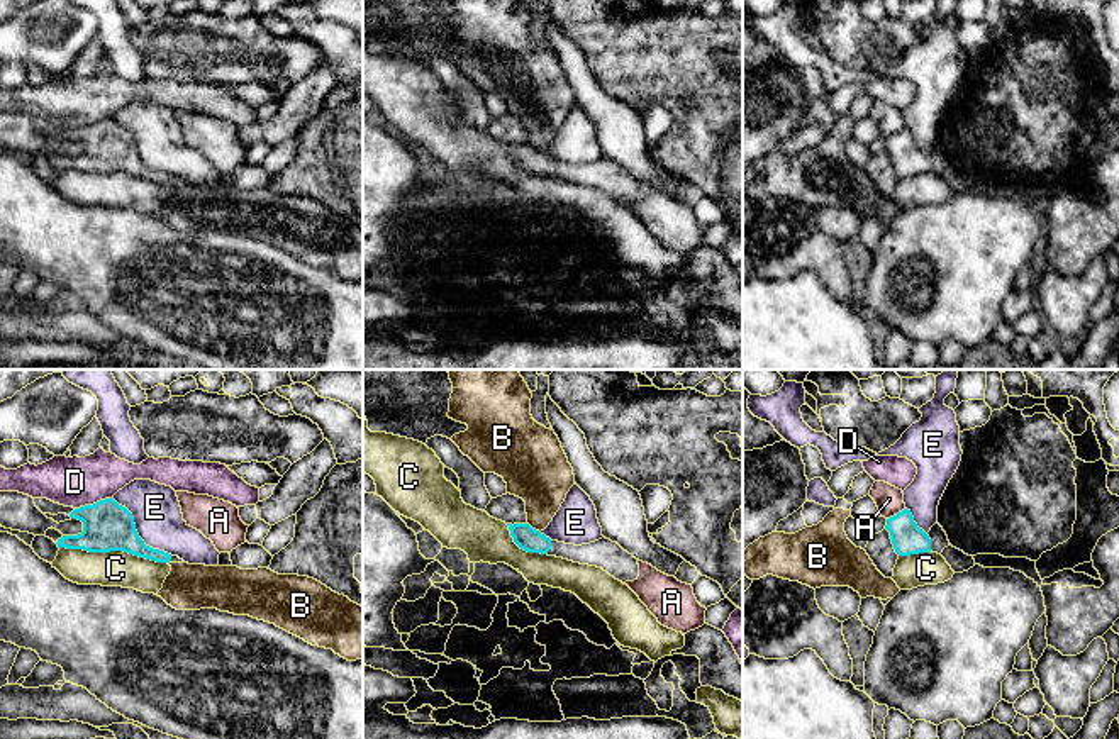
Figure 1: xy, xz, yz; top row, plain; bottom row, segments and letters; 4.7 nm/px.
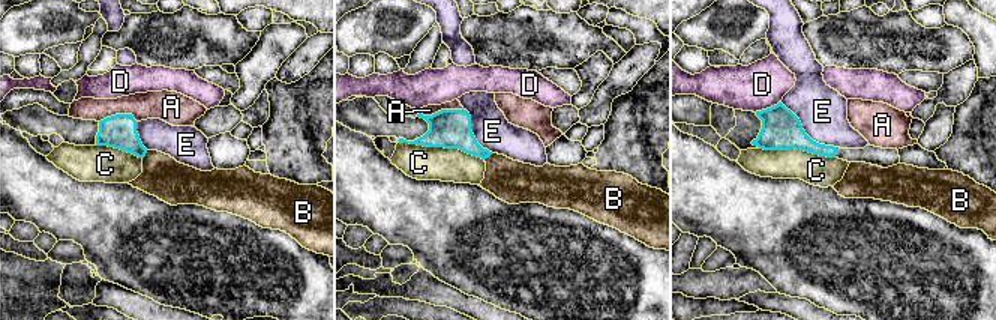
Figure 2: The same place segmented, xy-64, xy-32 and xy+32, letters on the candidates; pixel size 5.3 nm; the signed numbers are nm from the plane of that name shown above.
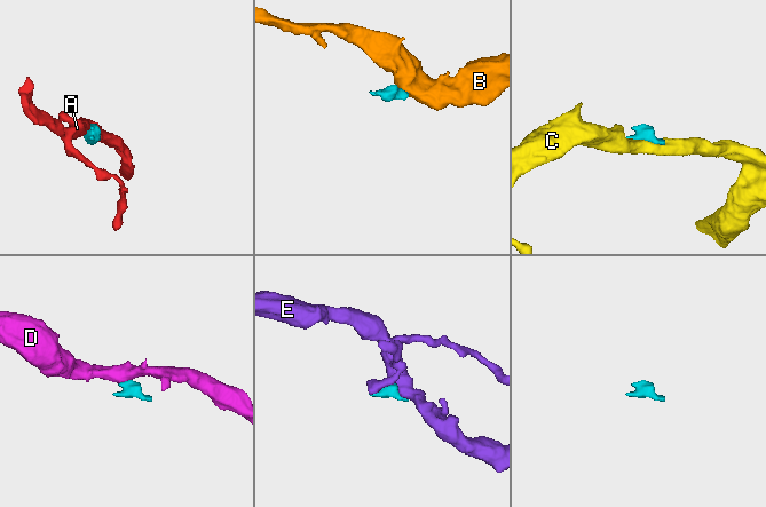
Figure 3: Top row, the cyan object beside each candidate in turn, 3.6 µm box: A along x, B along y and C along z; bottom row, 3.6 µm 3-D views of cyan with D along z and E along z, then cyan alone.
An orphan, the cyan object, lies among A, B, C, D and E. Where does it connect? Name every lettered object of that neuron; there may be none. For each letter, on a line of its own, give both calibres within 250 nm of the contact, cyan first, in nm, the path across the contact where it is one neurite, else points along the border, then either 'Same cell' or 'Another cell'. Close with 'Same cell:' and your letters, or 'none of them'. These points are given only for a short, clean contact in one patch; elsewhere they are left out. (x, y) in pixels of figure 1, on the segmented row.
A: Thickness 150 nm (cyan) against 130 nm. Boundary: yz (904, 507), (887, 519). Another cell
B: Thickness 120 nm (cyan) against 280 nm. Boundary: xz (528, 522), (540, 533). Another cell
C: Thickness 240 nm (cyan) against 170 nm. Another cell
D: Thickness 240 nm (cyan) against 240 nm. Boundary: xy (111, 497), (75, 509). Another cell
E: Thickness 240 nm (cyan) against 220 nm. Boundary: xy (112, 497), (131, 514), (134, 529), (146, 544), (172, 555). Another cell
Same cell: none of them

